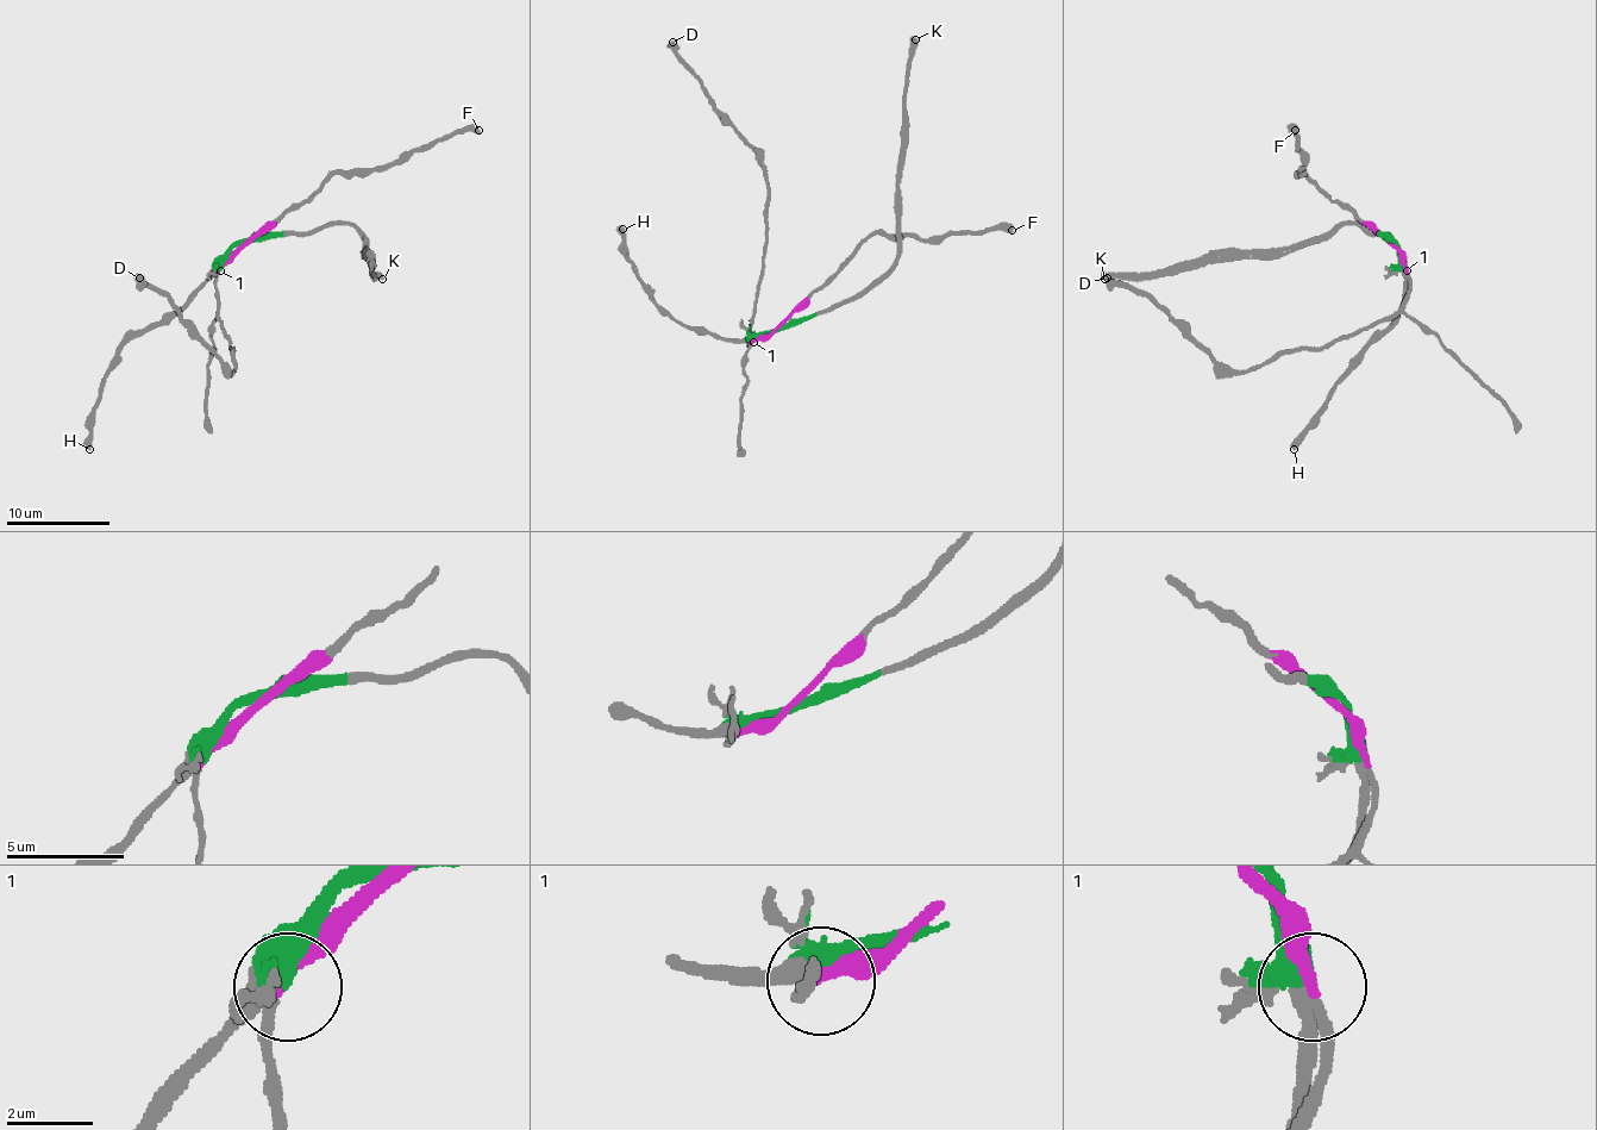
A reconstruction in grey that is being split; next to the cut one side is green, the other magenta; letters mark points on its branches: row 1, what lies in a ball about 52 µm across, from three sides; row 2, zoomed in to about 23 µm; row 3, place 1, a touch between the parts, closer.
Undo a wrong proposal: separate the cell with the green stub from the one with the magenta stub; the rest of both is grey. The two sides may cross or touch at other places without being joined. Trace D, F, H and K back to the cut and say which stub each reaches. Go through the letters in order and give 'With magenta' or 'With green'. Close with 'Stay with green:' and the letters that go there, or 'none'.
D: With magenta
F: With magenta
H: With green
K: With green
Stay with green: H, K

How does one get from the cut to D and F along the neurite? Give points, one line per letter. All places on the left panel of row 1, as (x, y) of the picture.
D: (245, 243), (219, 272), (217, 311), (232, 348), (232, 370), (164, 295), (138, 276)
F: (245, 243), (281, 214), (298, 210), (342, 170), (401, 164), (414, 153), (456, 133), (480, 131)

